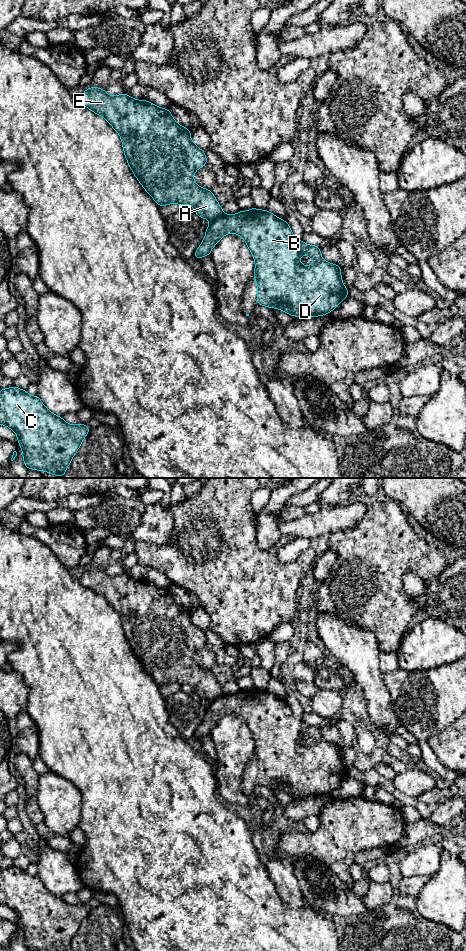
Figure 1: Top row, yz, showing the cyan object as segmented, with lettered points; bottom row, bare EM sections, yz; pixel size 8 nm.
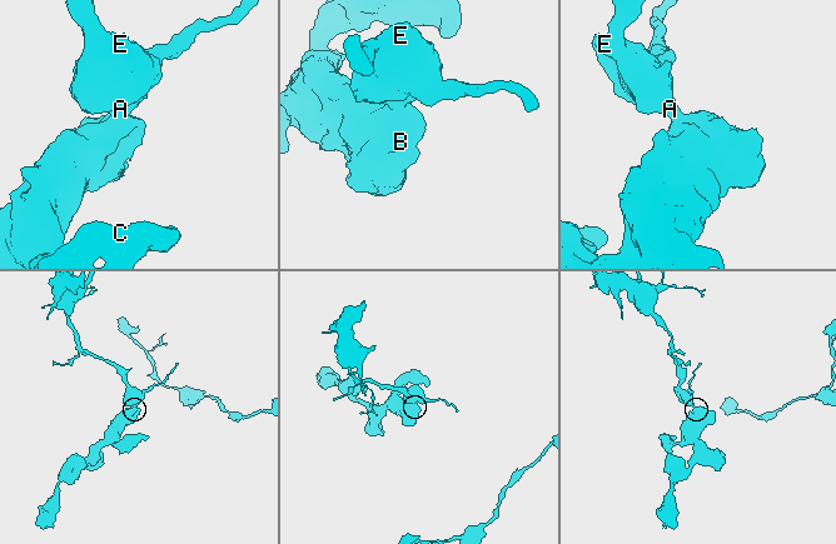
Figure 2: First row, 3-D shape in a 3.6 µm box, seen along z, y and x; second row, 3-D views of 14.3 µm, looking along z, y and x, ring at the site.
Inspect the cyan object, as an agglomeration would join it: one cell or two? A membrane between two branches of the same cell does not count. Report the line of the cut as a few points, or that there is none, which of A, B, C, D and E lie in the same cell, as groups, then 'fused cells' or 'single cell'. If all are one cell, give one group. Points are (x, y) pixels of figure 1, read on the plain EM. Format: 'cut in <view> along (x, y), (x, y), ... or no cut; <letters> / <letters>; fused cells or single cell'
cut in yz along (222, 693), (211, 702); A E / B C D; fused cells

